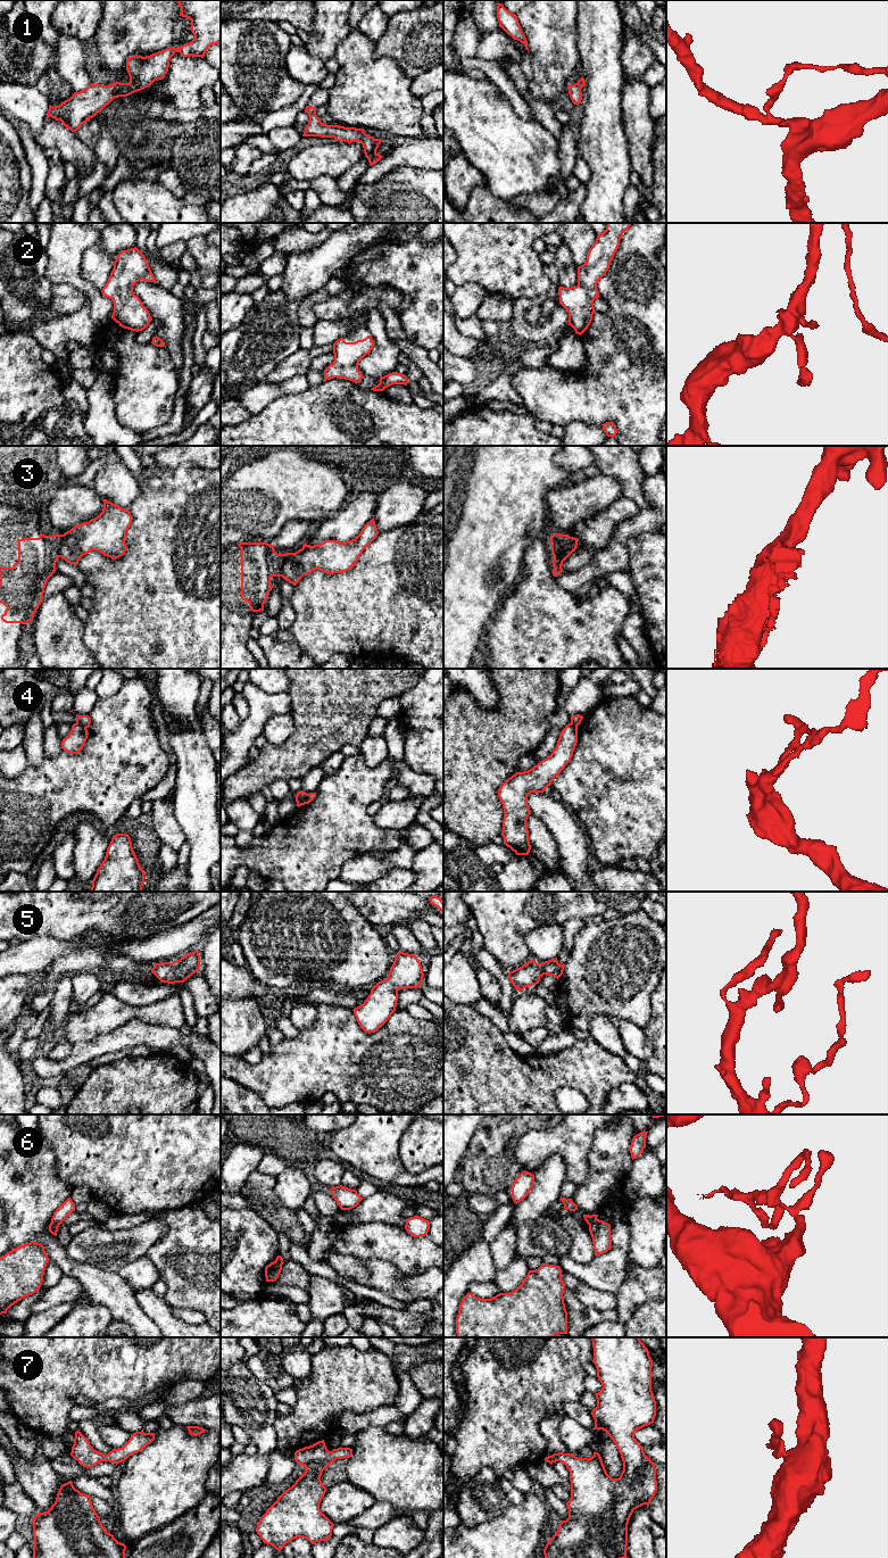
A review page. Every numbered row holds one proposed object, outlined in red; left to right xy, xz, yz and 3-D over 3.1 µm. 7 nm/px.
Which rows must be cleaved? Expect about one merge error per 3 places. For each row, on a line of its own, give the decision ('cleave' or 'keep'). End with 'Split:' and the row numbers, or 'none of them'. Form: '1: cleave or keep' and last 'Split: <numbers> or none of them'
1: keep
2: keep
3: cleave
4: cleave
5: keep
6: cleave
7: keep
Split: 3, 4, 6

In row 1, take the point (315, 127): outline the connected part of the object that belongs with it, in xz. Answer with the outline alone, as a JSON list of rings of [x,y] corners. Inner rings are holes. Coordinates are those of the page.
[[[306,106],[305,111],[308,114],[309,121],[302,134],[304,136],[333,138],[335,141],[348,143],[358,141],[363,144],[370,166],[376,164],[383,157],[376,152],[382,140],[366,134],[364,129],[324,124],[316,115],[316,108],[310,106]]]

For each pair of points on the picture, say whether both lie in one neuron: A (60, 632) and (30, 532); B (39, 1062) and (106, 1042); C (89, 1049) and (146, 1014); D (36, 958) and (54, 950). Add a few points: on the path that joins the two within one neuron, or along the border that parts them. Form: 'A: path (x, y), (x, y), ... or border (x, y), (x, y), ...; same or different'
A: border (42, 602), (36, 608); different
B: path (56, 1066), (65, 1066), (85, 1050), (89, 1050); same
C: border (163, 1025), (130, 1020), (113, 1032); different
D: path (41, 953), (44, 950), (49, 950); same

